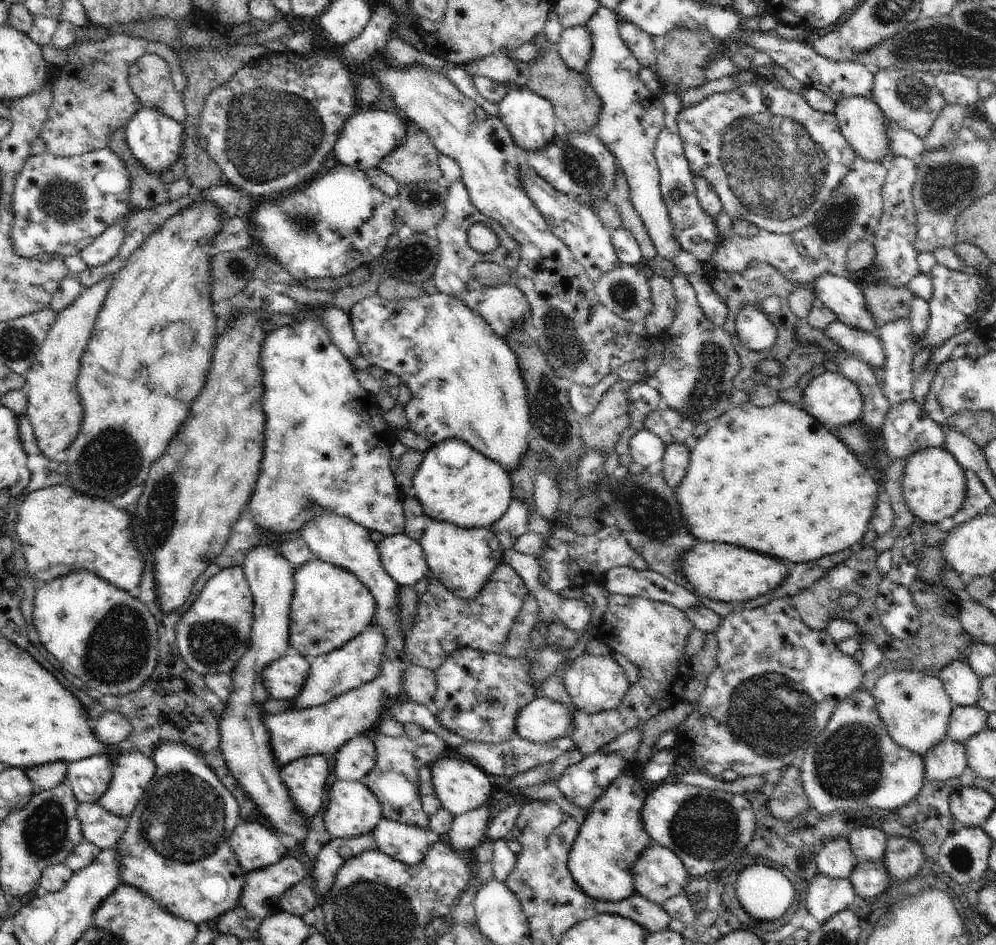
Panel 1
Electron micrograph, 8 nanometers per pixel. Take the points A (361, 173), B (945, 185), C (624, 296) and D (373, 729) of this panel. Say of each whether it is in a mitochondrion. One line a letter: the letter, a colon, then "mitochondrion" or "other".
A: other
B: mitochondrion
C: mitochondrion
D: other

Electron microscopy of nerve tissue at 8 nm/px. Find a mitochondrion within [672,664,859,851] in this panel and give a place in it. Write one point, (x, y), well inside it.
(772, 717)

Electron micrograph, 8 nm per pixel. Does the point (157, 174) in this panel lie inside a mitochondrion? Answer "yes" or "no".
no

